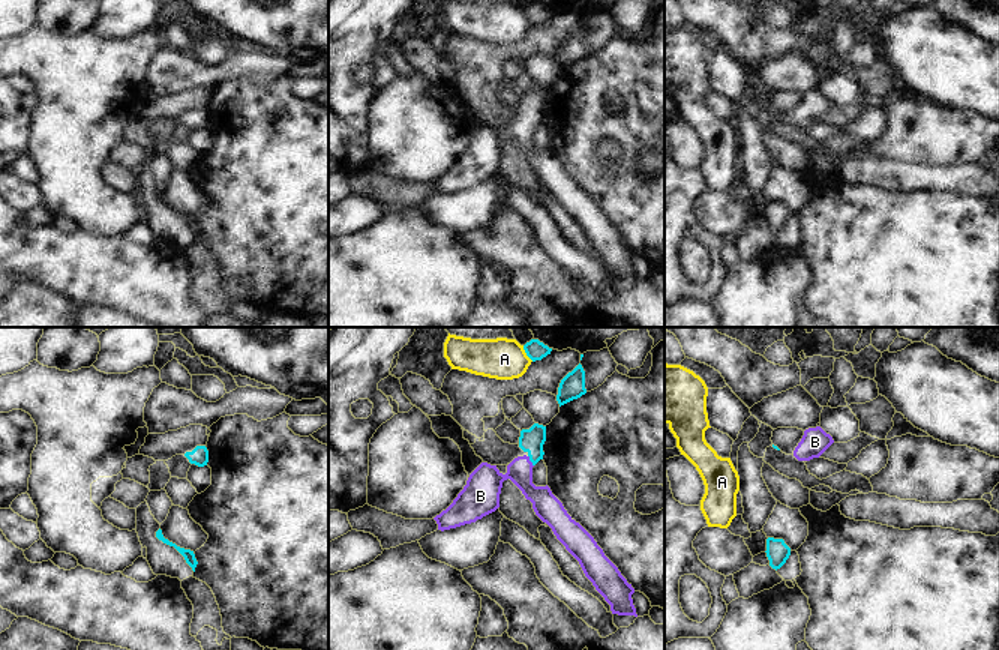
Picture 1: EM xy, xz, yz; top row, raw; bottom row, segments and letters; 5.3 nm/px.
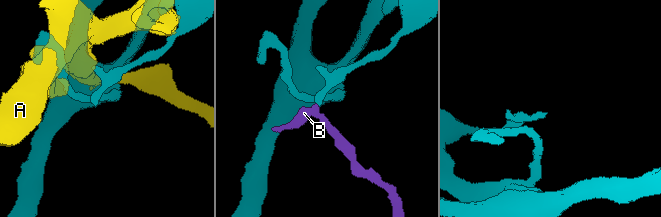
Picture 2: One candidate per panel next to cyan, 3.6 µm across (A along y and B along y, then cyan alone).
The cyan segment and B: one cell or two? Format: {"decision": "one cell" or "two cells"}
{"decision": "one cell"}

